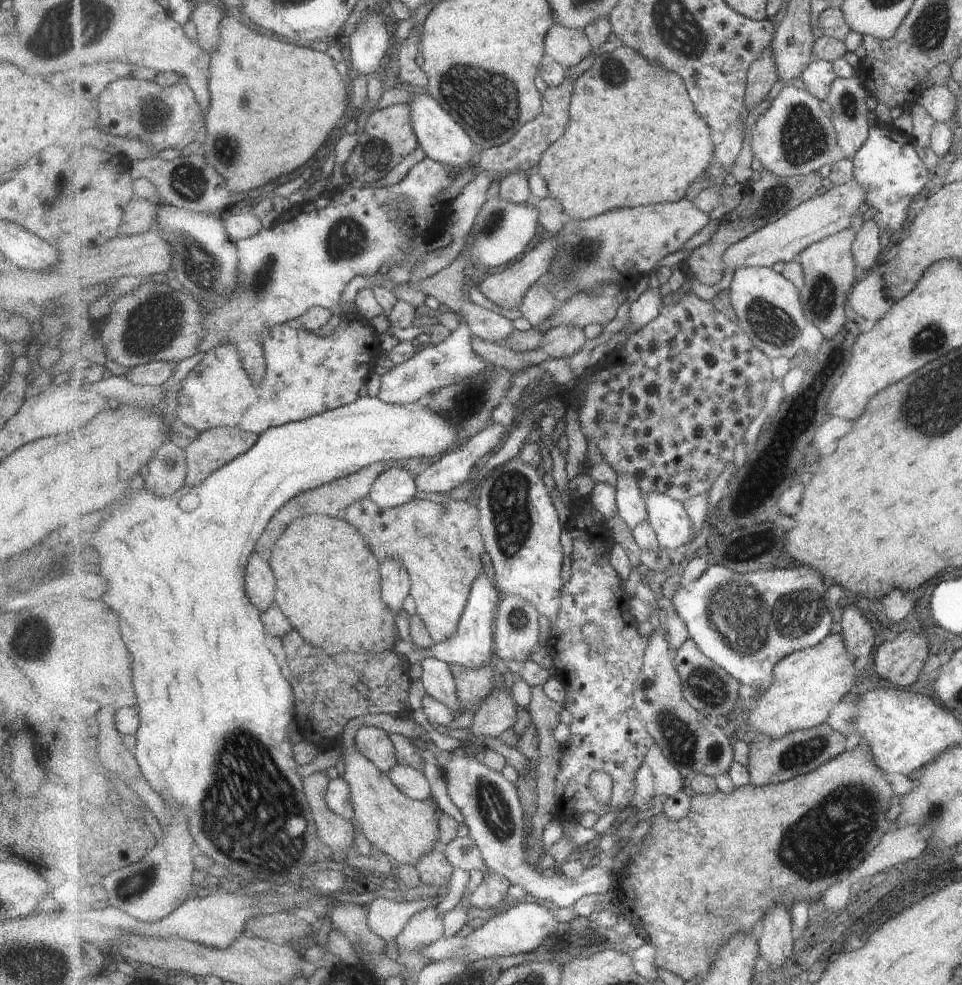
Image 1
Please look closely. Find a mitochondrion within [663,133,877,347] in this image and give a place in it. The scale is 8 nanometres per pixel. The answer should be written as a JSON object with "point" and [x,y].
{"point":[822,296]}

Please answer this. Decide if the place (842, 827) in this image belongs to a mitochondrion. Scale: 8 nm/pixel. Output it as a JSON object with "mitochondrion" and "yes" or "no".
{"mitochondrion":"yes"}

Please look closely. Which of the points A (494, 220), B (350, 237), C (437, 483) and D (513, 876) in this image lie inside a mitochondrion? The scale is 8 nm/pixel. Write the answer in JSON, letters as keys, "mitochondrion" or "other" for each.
{"A":"mitochondrion","B":"mitochondrion","C":"other","D":"other"}

